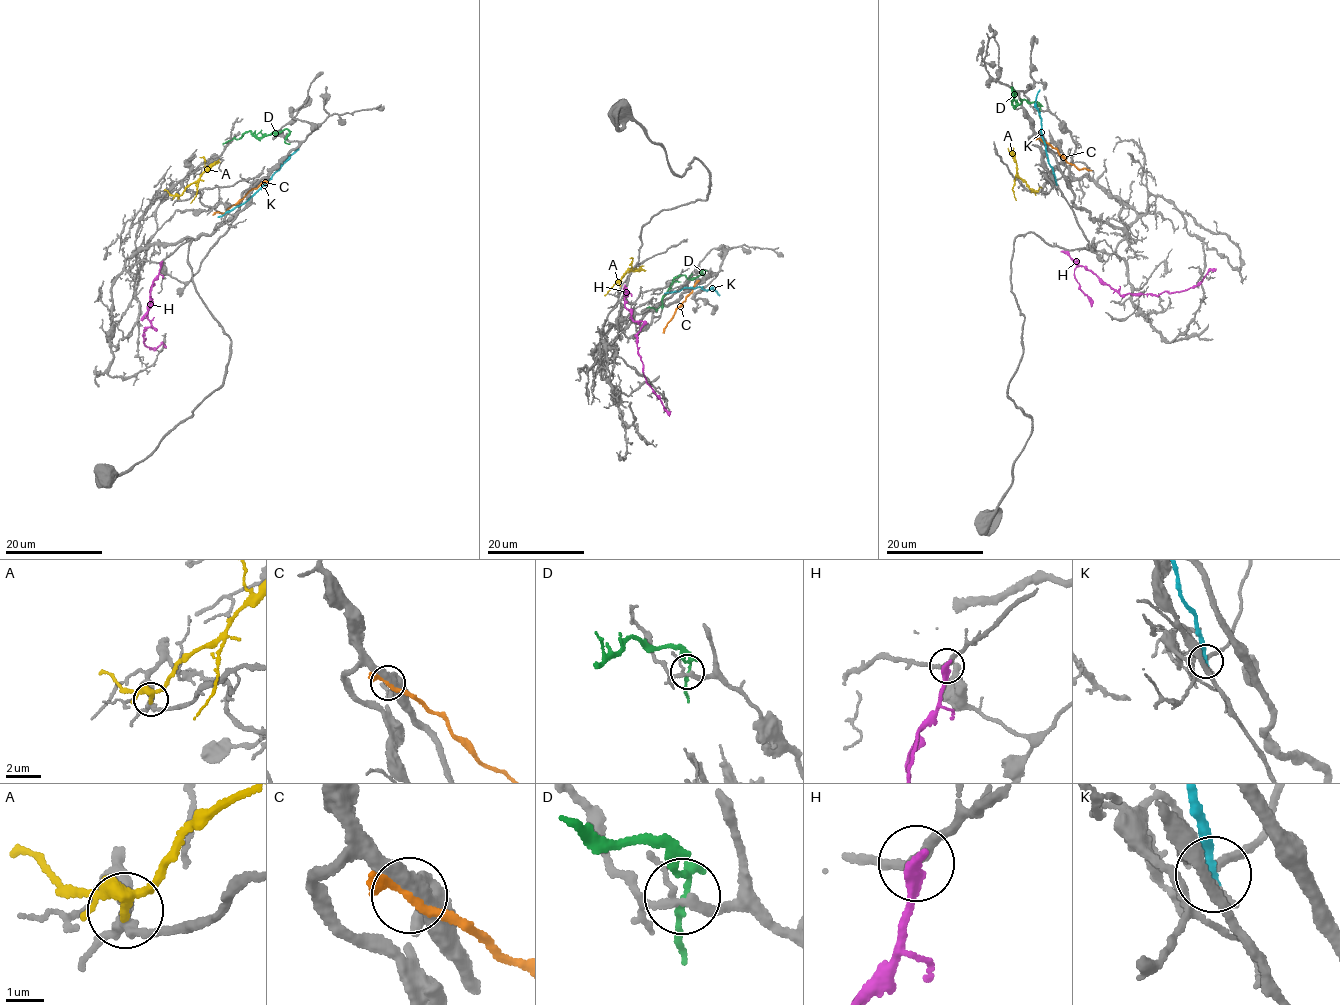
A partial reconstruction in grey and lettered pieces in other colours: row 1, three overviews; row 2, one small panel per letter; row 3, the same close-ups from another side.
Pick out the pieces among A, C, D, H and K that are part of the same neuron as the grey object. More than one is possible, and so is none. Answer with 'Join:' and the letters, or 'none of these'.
Join: A

